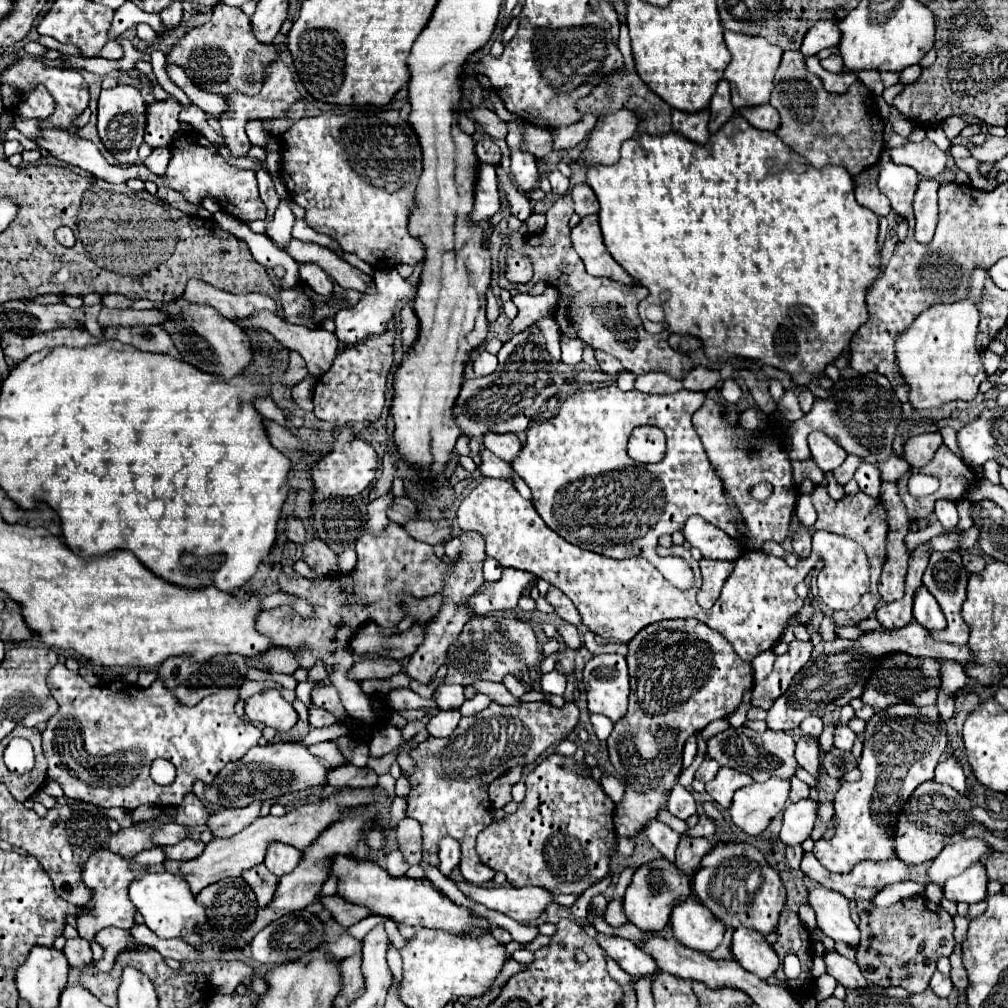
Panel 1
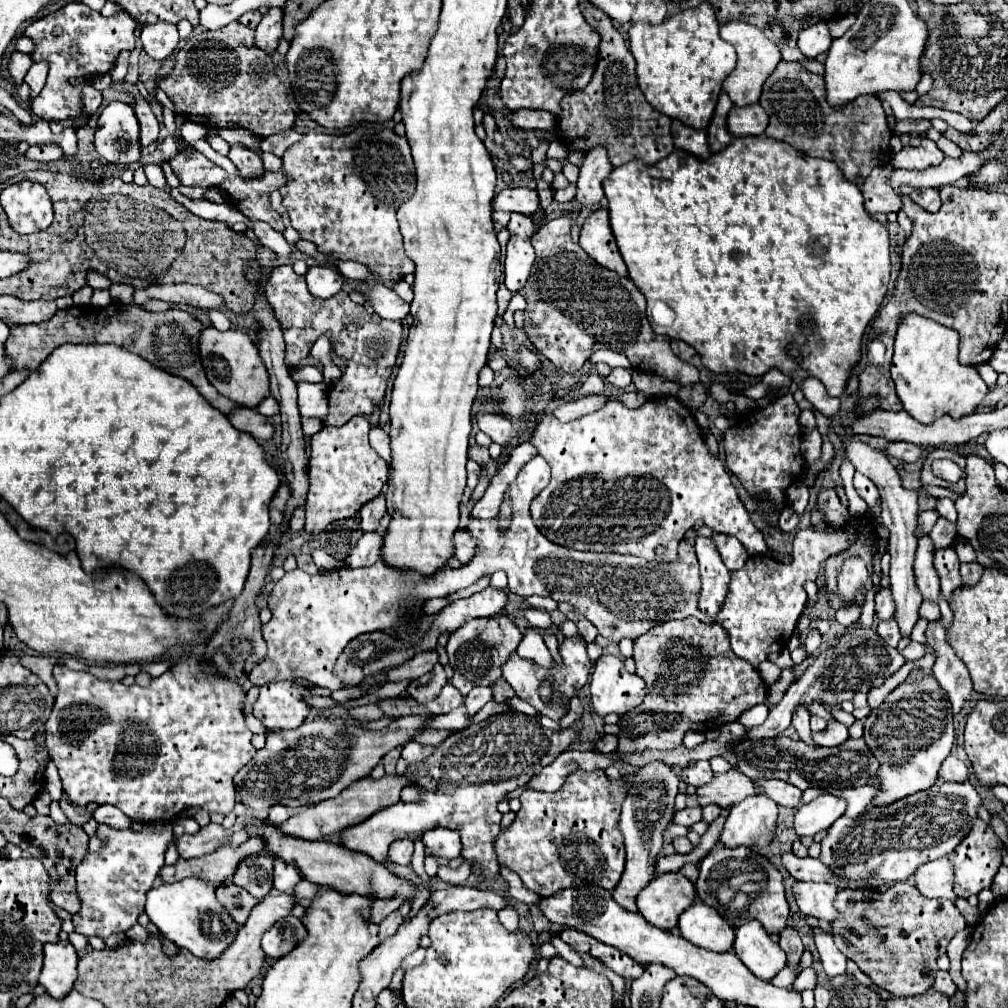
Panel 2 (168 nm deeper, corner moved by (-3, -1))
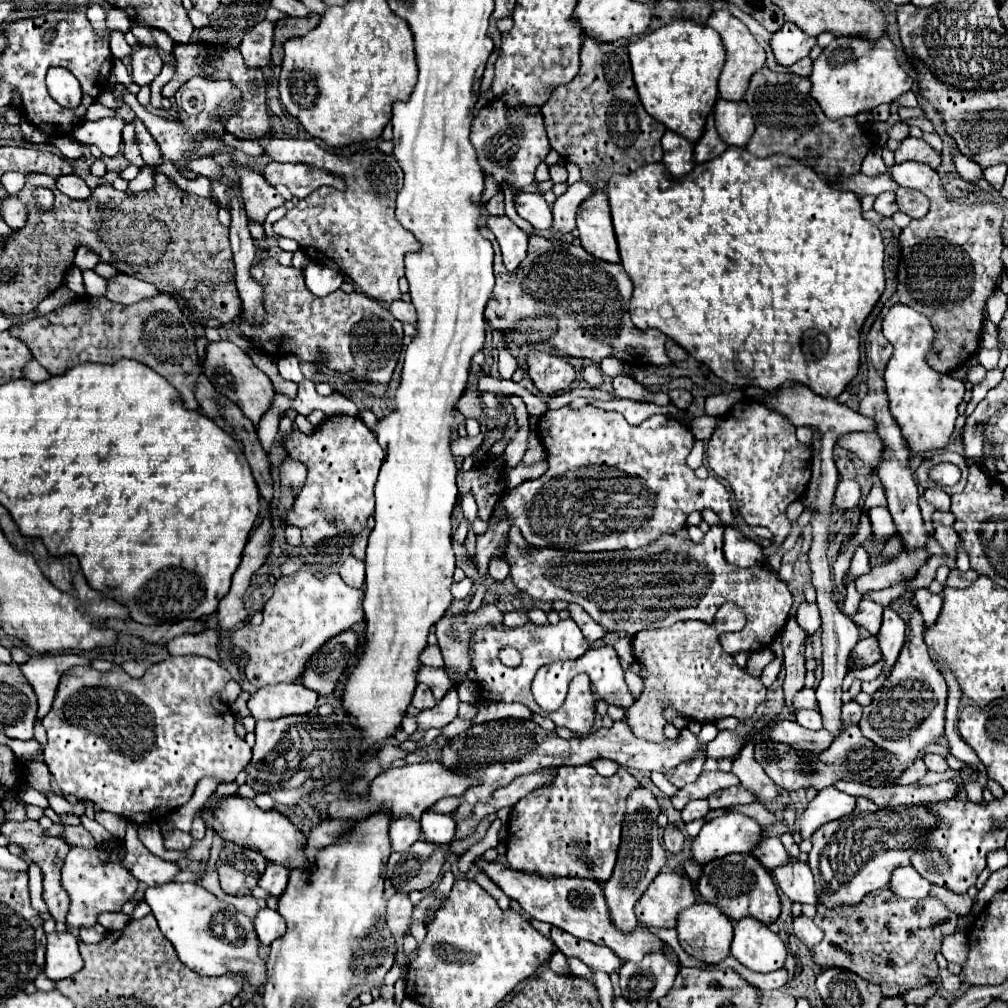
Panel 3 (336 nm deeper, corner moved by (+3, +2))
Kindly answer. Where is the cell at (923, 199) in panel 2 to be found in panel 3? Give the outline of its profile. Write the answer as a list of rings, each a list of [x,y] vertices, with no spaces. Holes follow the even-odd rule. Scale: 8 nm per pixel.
[[[900,187],[896,191],[896,201],[898,201],[898,207],[900,211],[904,211],[906,215],[910,215],[912,219],[920,219],[928,213],[928,199],[920,193],[920,191],[914,191],[914,189],[904,189]]]

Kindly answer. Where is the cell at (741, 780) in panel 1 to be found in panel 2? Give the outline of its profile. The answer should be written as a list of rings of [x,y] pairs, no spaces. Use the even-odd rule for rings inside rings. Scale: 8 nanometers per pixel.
[[[730,768],[724,774],[716,774],[710,784],[696,790],[700,806],[716,804],[720,808],[734,806],[750,794],[754,794],[754,782],[736,768]]]

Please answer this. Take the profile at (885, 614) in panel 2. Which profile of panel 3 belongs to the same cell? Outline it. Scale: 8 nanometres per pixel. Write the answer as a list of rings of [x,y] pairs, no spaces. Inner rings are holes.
[[[864,597],[860,601],[860,607],[858,607],[858,613],[854,615],[854,623],[862,629],[866,629],[870,635],[876,635],[878,629],[880,629],[880,623],[882,623],[882,611],[884,607],[870,601],[868,597]]]

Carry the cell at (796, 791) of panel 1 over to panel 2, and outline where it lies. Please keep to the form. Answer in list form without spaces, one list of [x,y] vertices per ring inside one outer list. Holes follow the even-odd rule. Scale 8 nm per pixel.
[[[756,780],[756,792],[760,788],[770,798],[774,798],[774,802],[778,802],[780,806],[796,808],[802,800],[802,790],[798,790],[796,786],[792,786],[790,782],[784,782],[784,780]]]

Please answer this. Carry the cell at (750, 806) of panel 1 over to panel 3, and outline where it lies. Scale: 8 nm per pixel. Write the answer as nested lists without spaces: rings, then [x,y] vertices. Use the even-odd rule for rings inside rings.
[[[728,813],[708,821],[702,831],[692,839],[690,857],[698,865],[730,853],[750,853],[762,839],[760,825],[744,813]]]

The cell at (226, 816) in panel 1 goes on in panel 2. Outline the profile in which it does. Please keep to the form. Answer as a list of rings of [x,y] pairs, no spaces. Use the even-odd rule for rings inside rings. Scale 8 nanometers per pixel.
[[[208,824],[198,830],[194,836],[182,836],[176,840],[176,850],[182,858],[192,860],[206,854],[212,854],[228,840],[228,830],[222,824]]]

